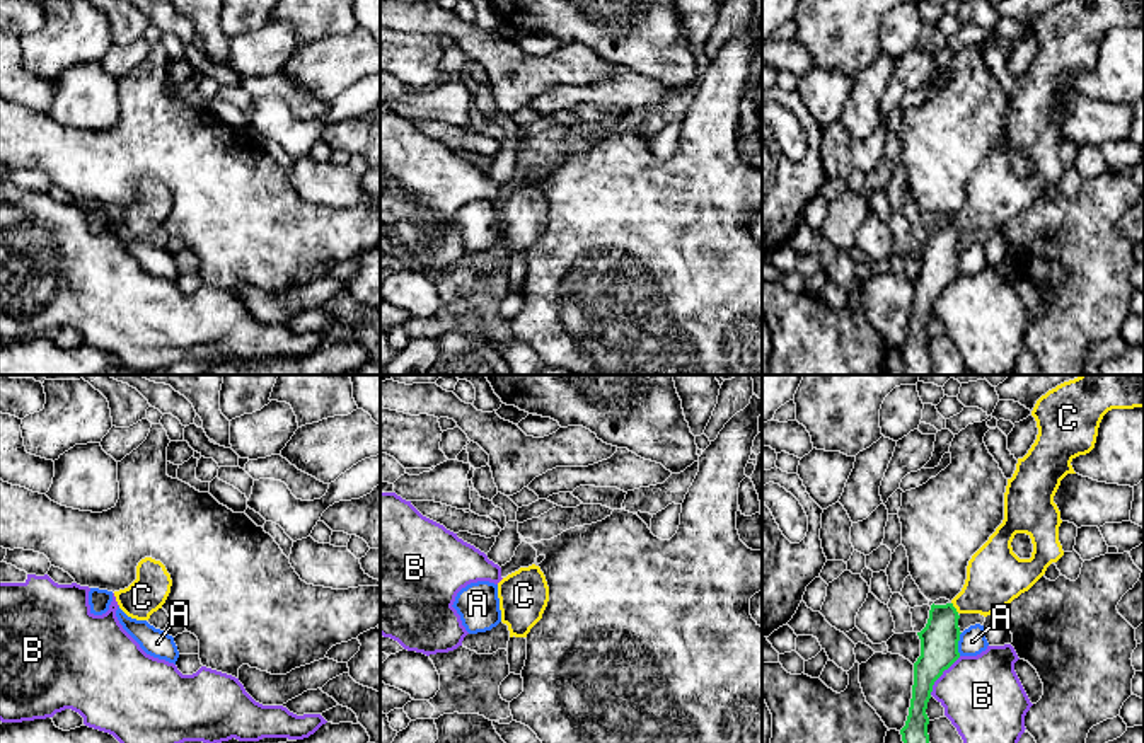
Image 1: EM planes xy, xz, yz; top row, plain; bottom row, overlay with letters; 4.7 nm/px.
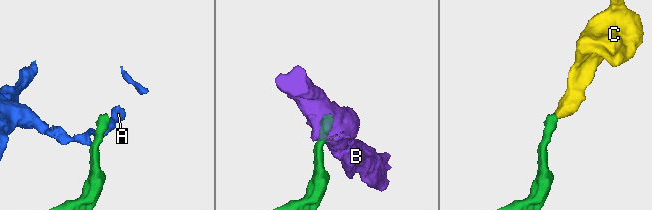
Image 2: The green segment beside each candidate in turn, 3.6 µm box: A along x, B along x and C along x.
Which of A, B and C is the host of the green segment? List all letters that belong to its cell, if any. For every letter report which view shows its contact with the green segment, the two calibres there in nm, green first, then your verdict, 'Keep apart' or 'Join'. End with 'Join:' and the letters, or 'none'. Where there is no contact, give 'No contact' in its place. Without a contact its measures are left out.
A: Touches green in yz. Thickness 180 nm (green) against 130 nm. Keep apart
B: Touches green in yz. Thickness 180 nm (green) against 380 nm. Keep apart
C: Touches green in yz. Thickness 180 nm (green) against 280 nm. Join
Join: C

